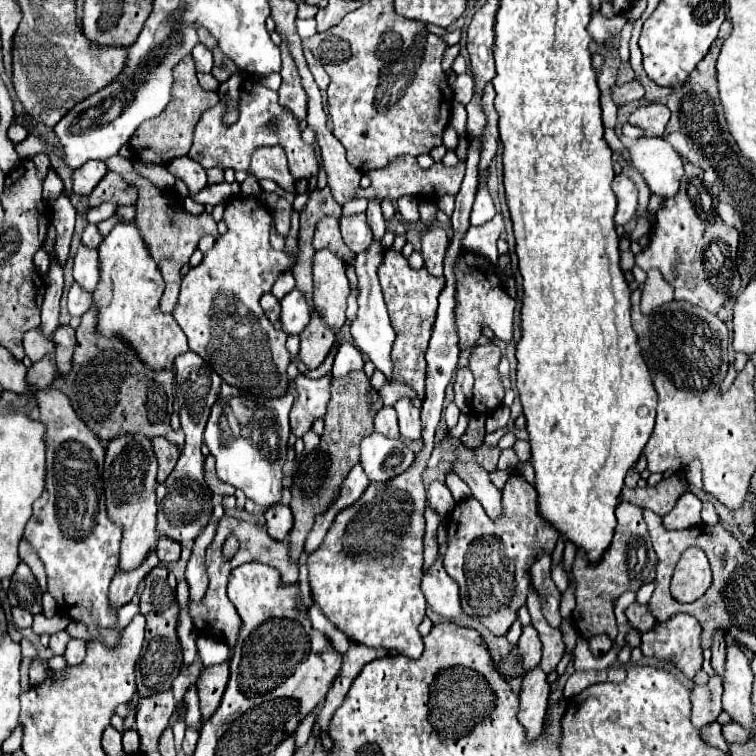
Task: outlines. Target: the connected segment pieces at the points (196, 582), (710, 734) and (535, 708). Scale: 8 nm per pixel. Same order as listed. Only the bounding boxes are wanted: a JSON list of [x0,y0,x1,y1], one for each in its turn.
[[185,522,215,602],[701,722,729,752],[517,666,551,740]]

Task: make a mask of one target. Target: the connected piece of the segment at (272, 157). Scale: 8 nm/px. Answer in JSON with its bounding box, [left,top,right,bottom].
[251,148,295,192]

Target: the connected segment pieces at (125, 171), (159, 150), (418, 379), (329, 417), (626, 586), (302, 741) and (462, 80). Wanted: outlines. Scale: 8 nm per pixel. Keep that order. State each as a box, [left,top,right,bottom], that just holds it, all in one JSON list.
[[107,156,219,314],[129,56,219,164],[377,248,445,396],[287,372,383,560],[571,502,657,640],[295,712,317,750],[453,74,473,104]]

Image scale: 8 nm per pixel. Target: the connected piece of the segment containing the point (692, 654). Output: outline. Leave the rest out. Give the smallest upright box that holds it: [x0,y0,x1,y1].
[641,614,703,678]

